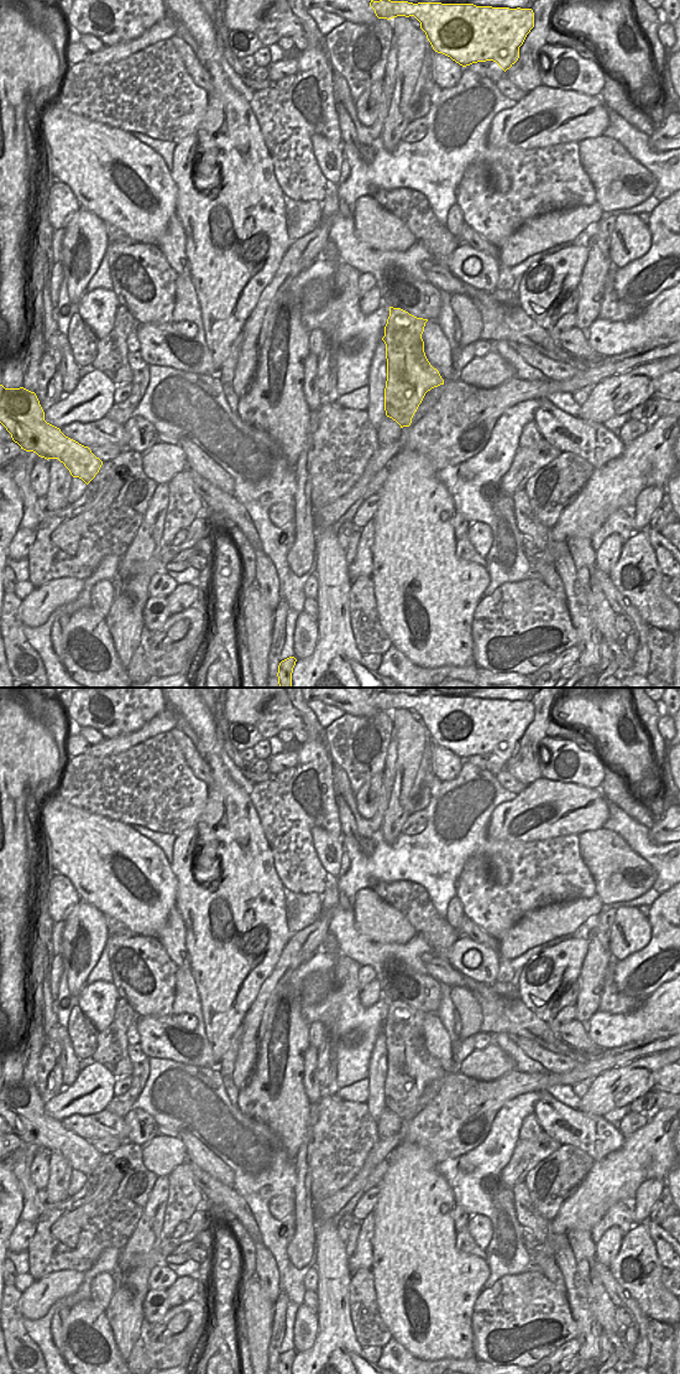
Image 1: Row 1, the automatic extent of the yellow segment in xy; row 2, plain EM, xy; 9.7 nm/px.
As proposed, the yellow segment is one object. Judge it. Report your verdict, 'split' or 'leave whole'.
split

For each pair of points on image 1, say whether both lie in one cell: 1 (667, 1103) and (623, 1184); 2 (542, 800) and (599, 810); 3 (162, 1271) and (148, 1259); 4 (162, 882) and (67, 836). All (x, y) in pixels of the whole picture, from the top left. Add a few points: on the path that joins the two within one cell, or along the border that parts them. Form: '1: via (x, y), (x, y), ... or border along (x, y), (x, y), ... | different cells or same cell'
1: border along (667, 1108), (652, 1113) | different cells
2: via (558, 800), (589, 800) | same cell
3: border along (166, 1264), (156, 1264), (151, 1269) | different cells
4: via (139, 865), (121, 850), (90, 849) | same cell

